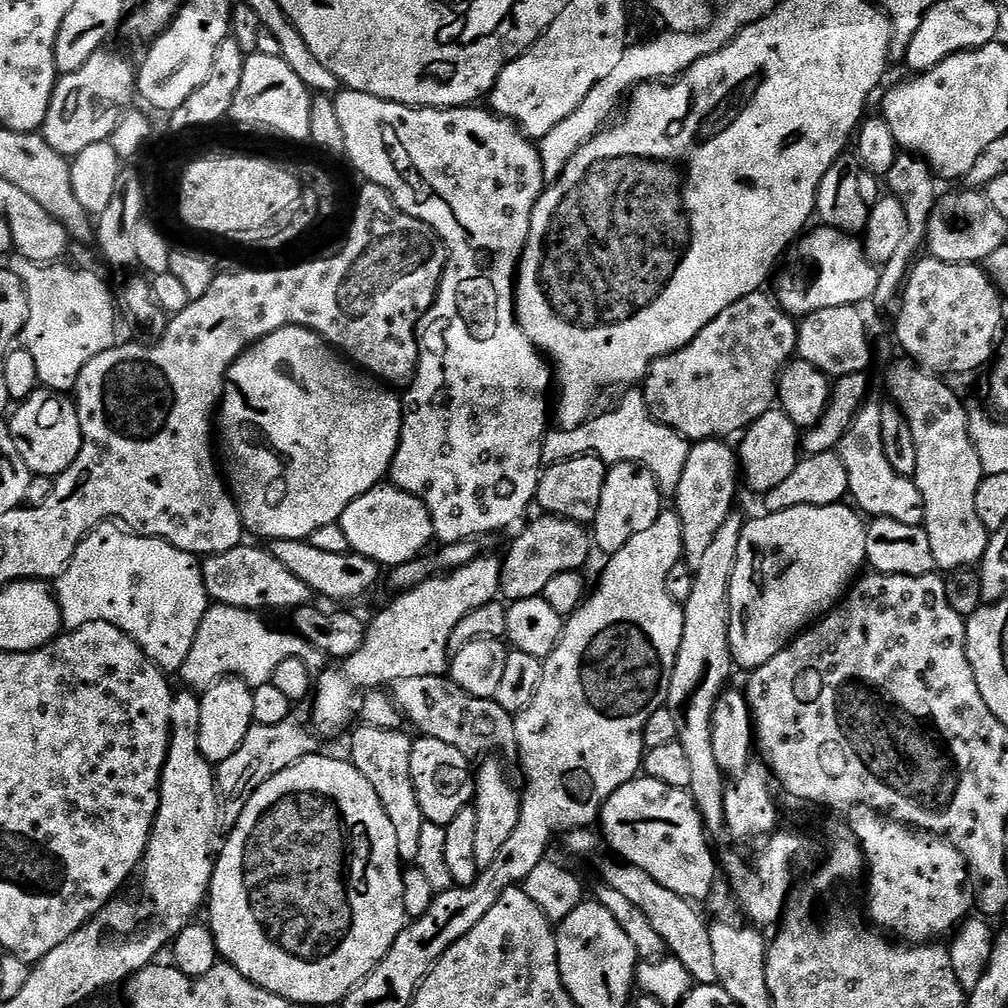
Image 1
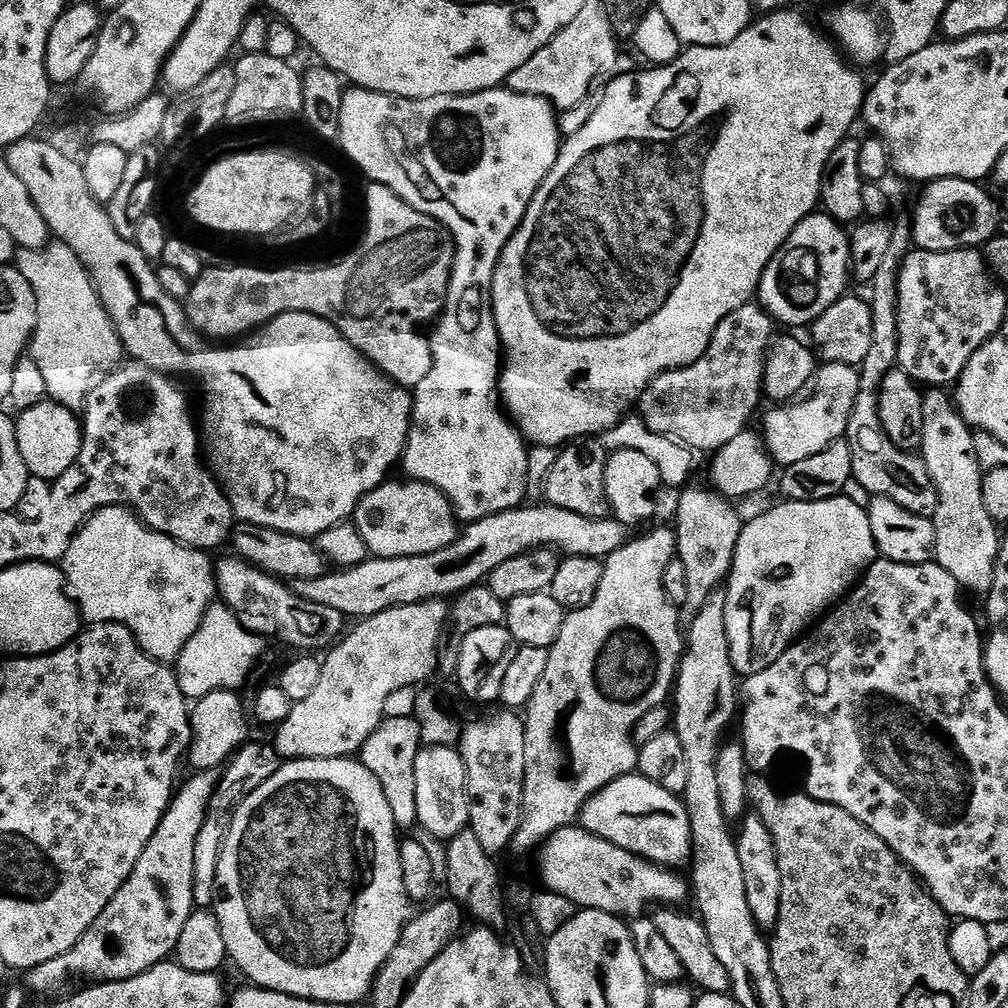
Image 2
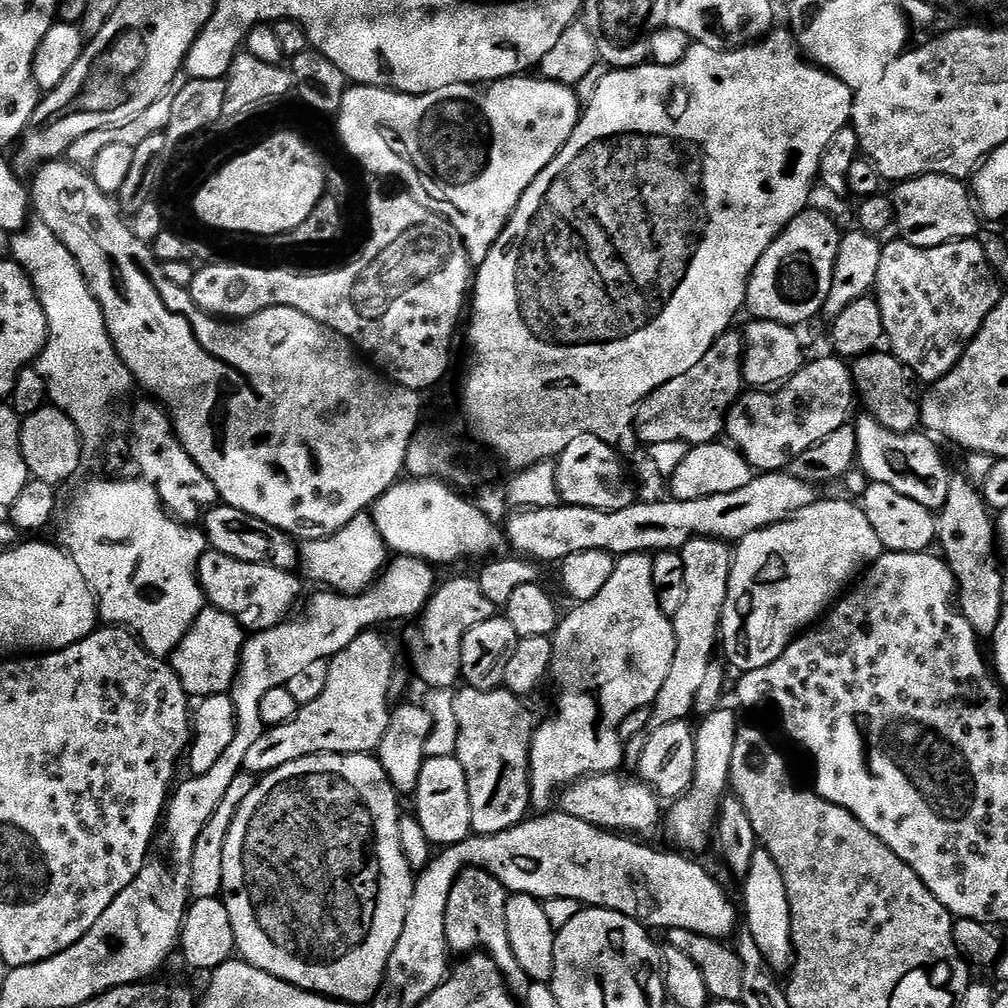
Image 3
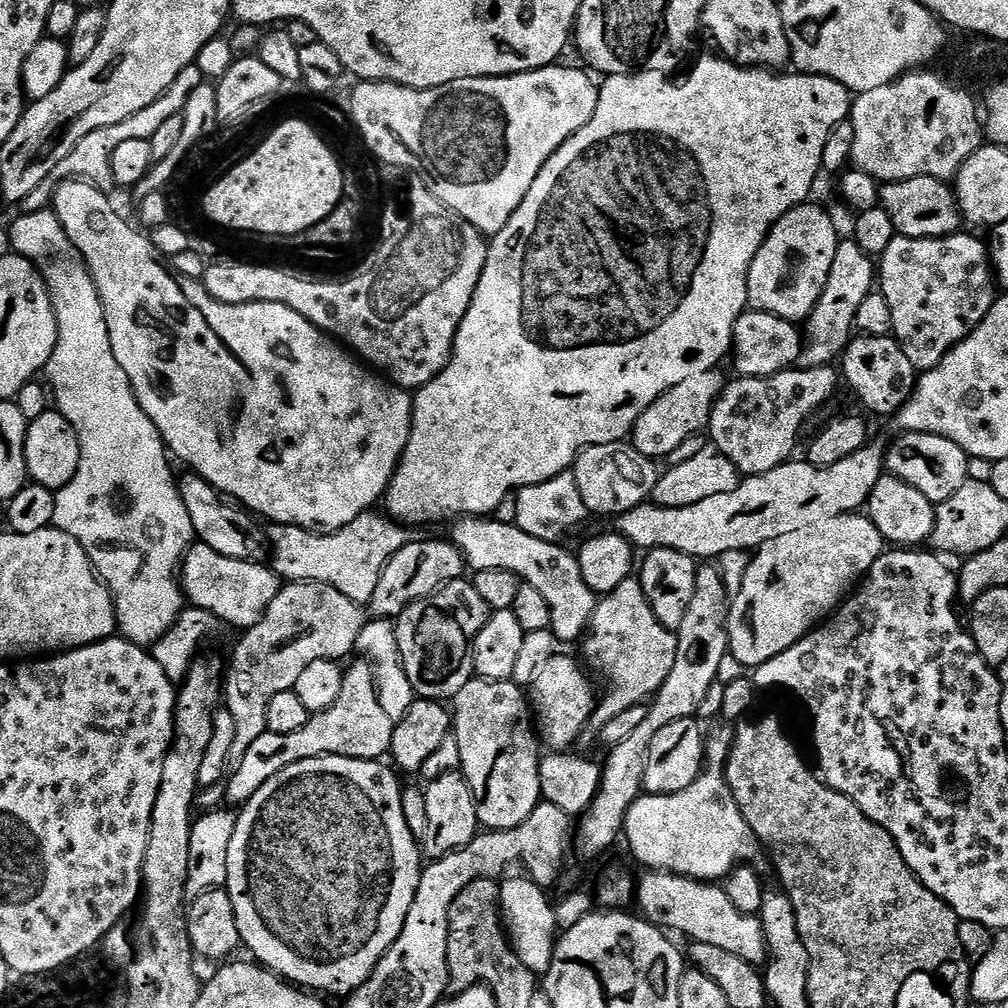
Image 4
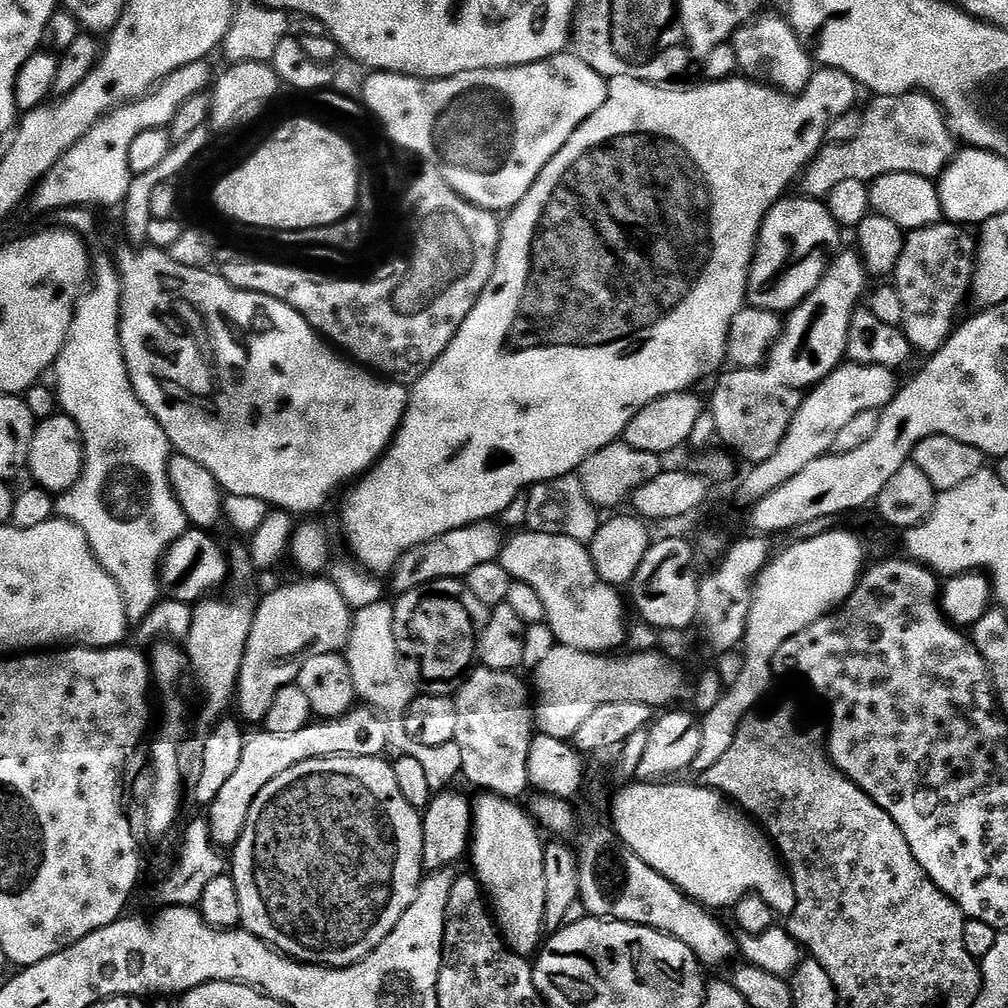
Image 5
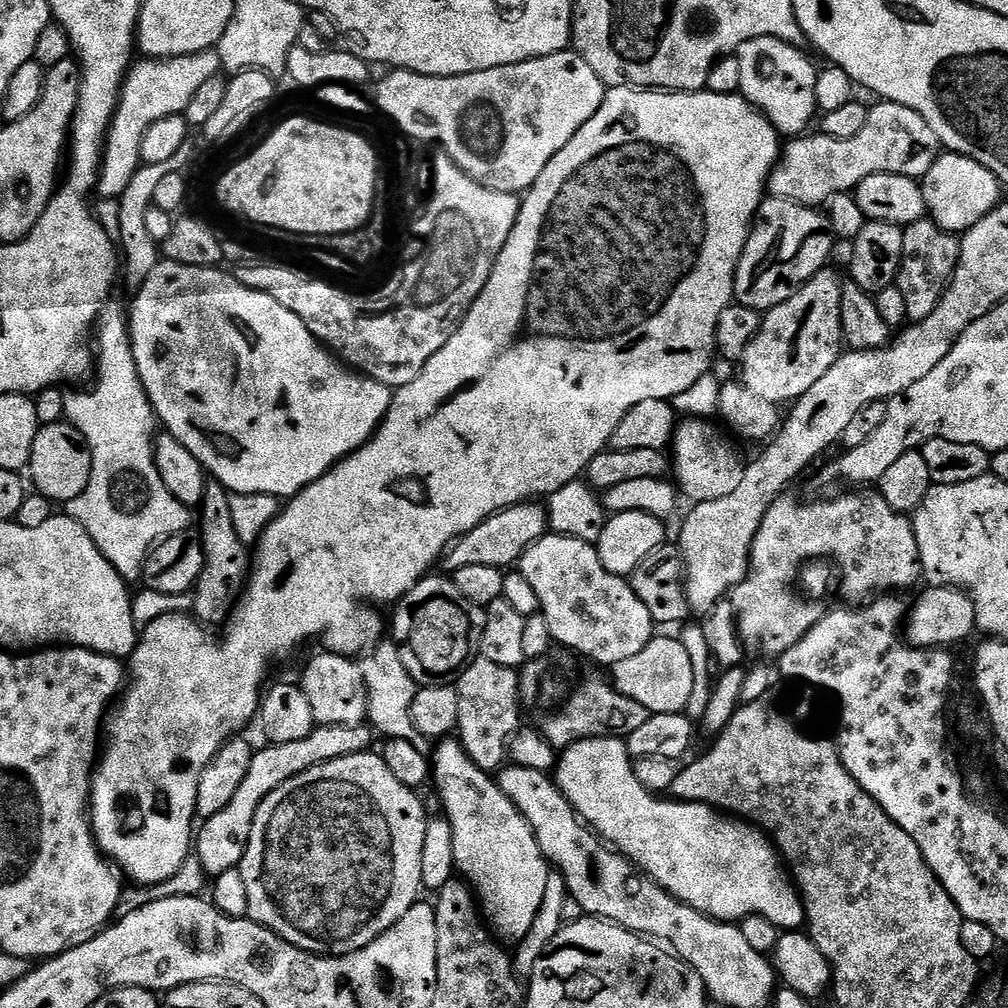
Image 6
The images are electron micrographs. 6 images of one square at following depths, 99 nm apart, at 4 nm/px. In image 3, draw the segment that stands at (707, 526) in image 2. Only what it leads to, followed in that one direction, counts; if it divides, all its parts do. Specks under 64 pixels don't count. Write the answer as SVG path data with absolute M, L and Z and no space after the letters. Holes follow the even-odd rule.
M696 536L685 542L679 549L682 567L686 569L686 599L678 614L671 617L676 645L674 662L670 662L670 674L658 690L658 698L650 705L650 720L661 728L670 722L688 720L696 706L696 695L706 678L706 670L714 662L720 640L720 619L726 606L726 594L730 590L733 549L723 540L713 540L711 536Z

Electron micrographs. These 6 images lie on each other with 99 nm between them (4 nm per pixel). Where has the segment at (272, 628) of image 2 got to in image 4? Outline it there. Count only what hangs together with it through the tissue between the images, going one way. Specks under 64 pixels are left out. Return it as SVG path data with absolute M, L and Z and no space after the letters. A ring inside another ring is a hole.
M196 542L184 555L178 573L187 603L193 608L205 608L217 621L233 624L239 630L253 628L266 614L270 602L280 593L281 577L267 563L255 559L226 558L218 550Z

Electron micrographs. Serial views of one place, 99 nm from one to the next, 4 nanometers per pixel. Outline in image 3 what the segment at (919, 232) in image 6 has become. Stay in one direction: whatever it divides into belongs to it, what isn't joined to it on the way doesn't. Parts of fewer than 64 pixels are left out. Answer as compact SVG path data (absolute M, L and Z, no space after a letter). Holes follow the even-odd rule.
M893 238L882 247L882 262L878 262L878 278L874 289L874 298L882 310L887 347L893 356L897 356L912 371L917 381L928 386L935 384L950 374L950 370L954 370L978 330L982 330L982 322L986 322L986 318L990 318L990 310L998 306L1002 295L1000 288L1001 281L976 238L955 240L929 248Z

